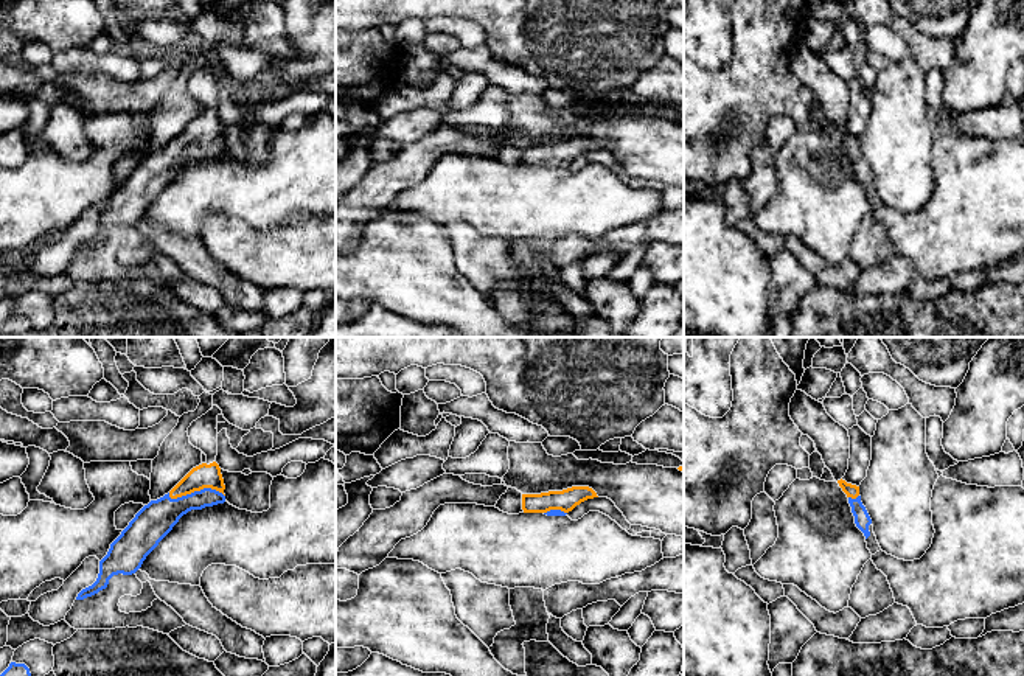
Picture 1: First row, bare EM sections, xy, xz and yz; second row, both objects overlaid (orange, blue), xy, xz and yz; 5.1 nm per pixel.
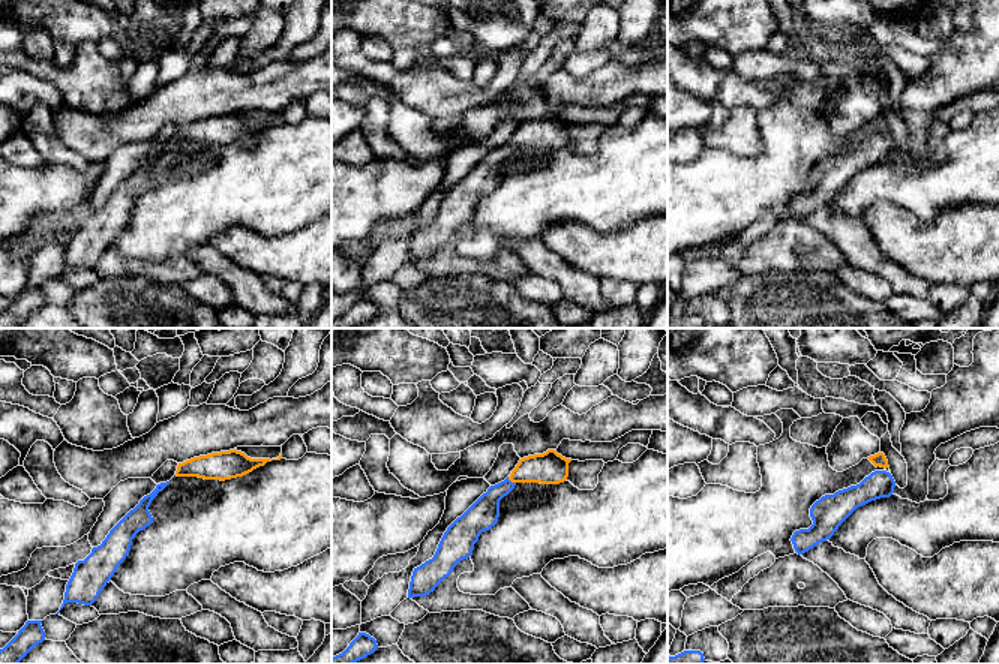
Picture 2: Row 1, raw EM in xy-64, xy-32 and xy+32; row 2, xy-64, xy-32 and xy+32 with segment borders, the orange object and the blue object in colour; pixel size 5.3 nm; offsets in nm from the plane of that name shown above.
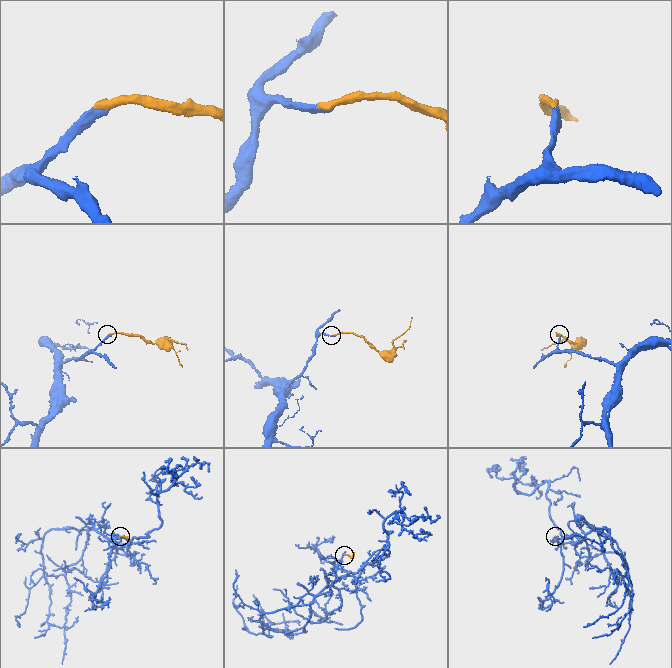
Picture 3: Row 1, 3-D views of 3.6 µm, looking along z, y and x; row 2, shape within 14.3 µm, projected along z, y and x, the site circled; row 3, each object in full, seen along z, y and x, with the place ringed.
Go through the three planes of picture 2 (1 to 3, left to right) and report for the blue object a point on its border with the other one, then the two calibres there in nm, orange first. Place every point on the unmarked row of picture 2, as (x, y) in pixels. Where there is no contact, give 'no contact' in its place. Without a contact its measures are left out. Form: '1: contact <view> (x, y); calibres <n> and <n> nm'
1: no contact
2: contact xy-32 (512, 146); calibres 180 and 160 nm
3: no contact

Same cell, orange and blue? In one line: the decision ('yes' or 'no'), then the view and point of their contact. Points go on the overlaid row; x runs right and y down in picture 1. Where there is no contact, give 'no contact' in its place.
yes; contact xy (196, 490)

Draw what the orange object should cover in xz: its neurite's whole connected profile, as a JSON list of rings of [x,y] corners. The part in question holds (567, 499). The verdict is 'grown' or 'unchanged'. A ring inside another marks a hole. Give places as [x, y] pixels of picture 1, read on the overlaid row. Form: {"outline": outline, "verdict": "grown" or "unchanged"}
{"outline": [[[572,486],[563,491],[541,494],[522,494],[524,513],[544,513],[547,516],[566,516],[587,499],[598,497],[589,486]]], "verdict": "grown"}

